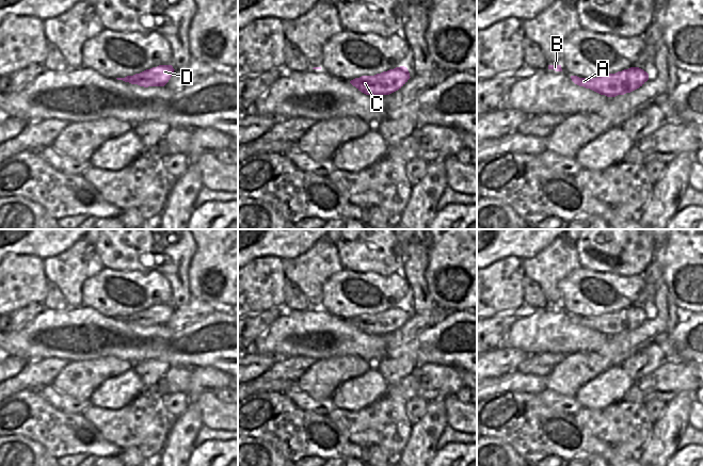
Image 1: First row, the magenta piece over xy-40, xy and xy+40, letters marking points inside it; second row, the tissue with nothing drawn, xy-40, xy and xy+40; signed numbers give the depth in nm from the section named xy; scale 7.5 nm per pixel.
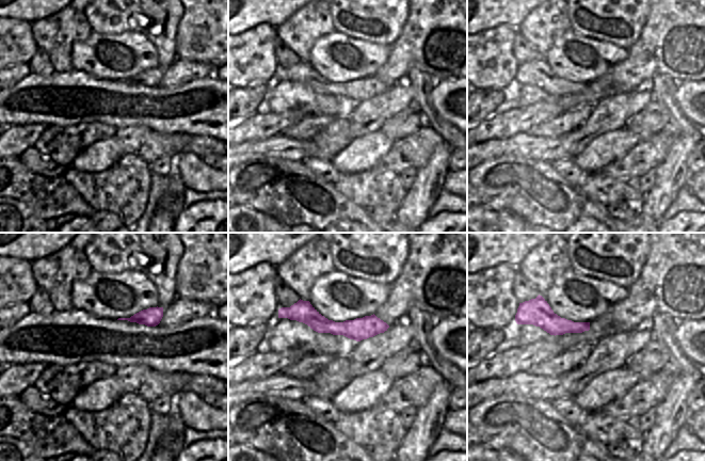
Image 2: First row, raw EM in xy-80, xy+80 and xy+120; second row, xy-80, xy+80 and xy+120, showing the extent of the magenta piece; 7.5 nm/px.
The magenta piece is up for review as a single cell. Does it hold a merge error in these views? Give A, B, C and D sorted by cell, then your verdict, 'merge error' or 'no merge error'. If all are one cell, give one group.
A B C D; no merge error

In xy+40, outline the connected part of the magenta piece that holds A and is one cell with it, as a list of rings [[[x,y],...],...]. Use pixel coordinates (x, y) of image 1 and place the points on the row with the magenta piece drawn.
[[[630,67],[616,74],[596,78],[579,78],[571,76],[572,81],[607,97],[616,97],[630,93],[649,80],[649,74],[639,67]]]

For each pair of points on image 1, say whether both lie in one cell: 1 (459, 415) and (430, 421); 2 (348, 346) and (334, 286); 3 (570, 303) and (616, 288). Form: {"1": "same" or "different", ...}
{"1": "different", "2": "different", "3": "same"}

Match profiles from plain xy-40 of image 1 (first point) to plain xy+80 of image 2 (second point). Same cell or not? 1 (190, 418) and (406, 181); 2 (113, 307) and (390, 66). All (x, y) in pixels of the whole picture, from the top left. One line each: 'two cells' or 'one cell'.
1: two cells
2: two cells

